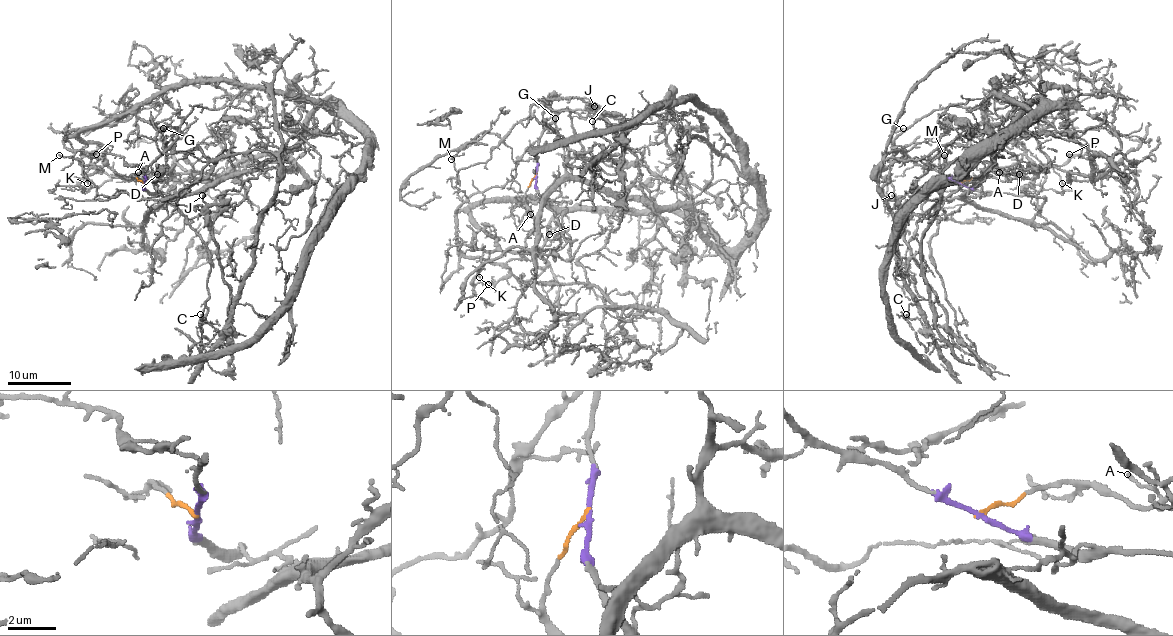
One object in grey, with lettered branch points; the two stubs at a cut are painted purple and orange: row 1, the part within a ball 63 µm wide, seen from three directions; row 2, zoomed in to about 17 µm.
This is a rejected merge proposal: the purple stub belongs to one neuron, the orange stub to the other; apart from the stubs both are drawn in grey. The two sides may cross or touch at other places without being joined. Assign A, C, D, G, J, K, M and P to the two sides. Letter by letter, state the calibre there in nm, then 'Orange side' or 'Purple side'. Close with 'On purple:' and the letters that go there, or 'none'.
A: Thickness 110 nm. Orange side
C: Thickness 160 nm. Purple side
D: Thickness 110 nm. Orange side
G: Thickness 140 nm. Purple side
J: Thickness 180 nm. Purple side
K: Thickness 140 nm. Orange side
M: Thickness 140 nm. Purple side
P: Thickness 100 nm. Orange side
On purple: C, G, J, M

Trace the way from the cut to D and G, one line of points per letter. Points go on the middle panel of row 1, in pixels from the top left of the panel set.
D: (535, 175), (524, 198), (524, 206), (534, 220), (524, 250), (558, 246), (558, 233), (550, 234)
G: (535, 175), (539, 139), (555, 116), (548, 105), (555, 118)

